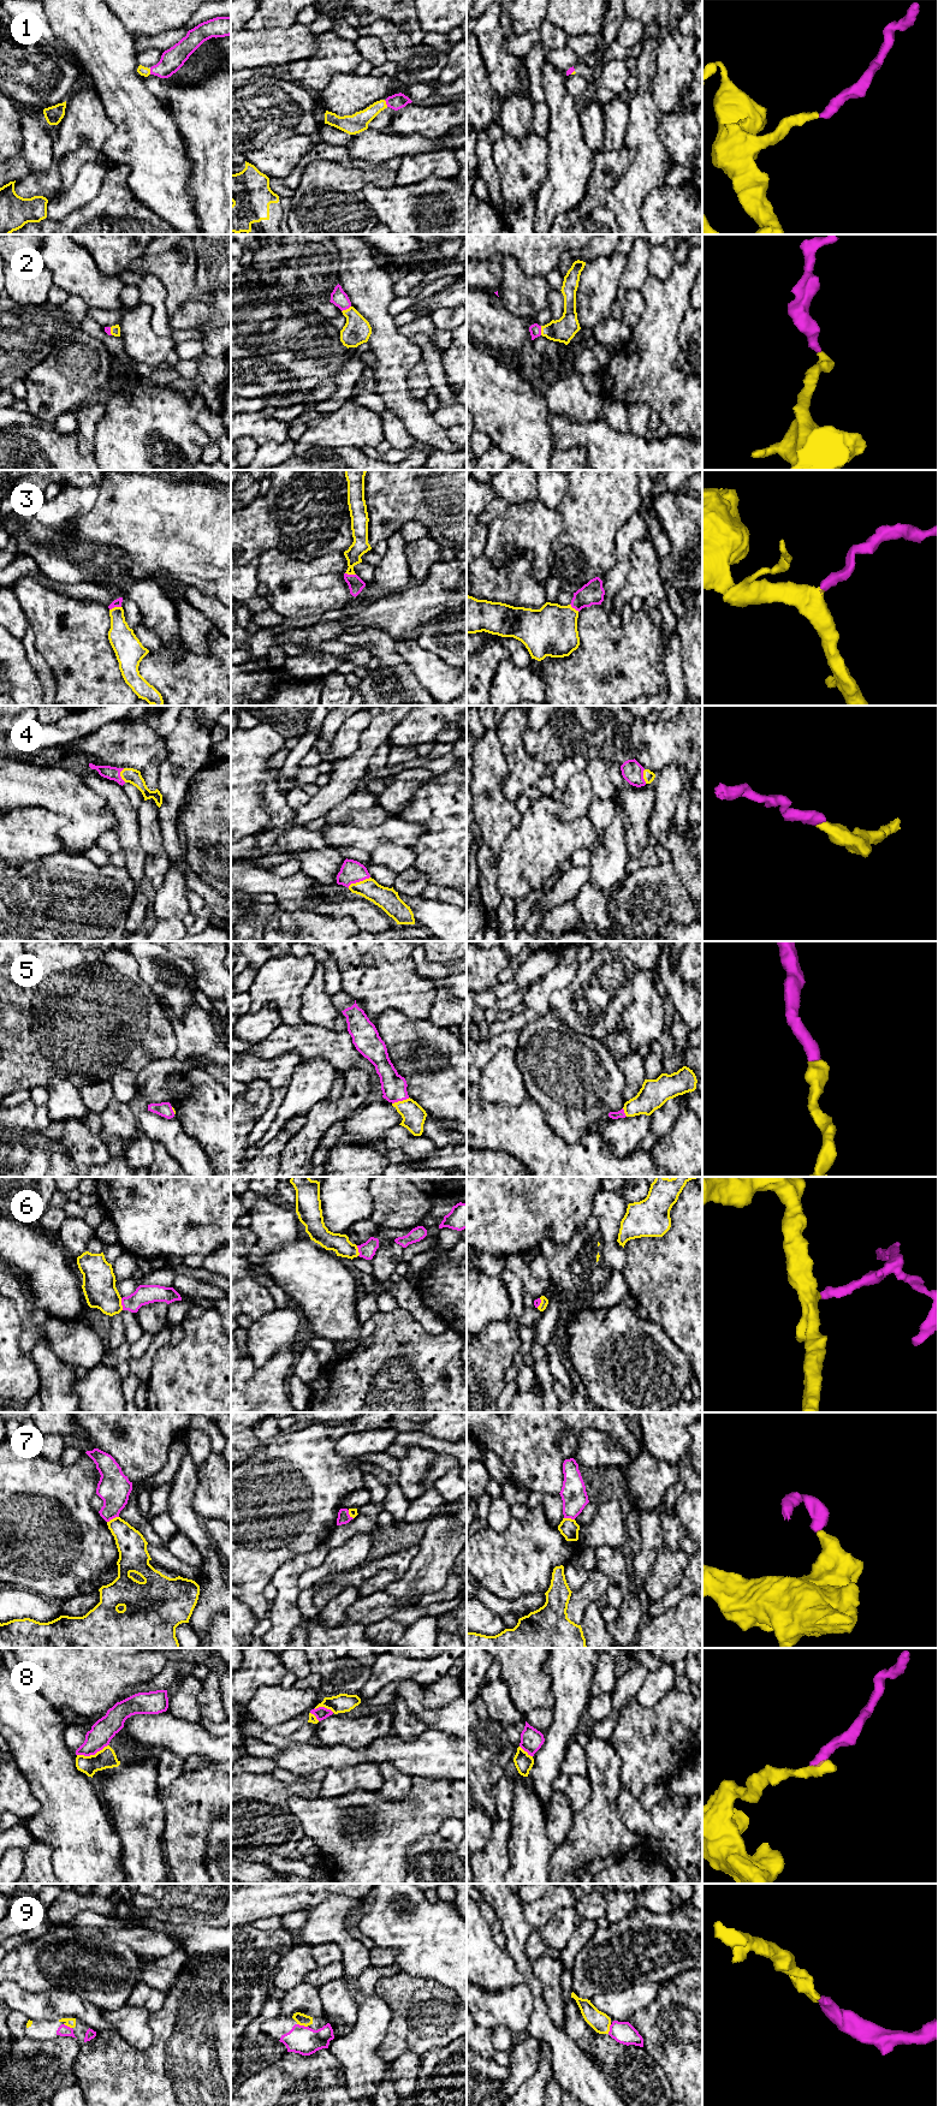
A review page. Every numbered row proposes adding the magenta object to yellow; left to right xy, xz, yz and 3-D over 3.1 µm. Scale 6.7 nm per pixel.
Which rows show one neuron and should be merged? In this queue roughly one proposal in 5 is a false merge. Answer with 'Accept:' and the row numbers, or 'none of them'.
Accept: 1, 2, 3, 4, 5, 6, 9

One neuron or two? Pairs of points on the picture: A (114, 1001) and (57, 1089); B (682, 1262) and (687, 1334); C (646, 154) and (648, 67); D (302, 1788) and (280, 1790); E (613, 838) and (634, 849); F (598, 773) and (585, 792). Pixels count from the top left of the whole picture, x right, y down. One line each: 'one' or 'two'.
A: two
B: one
C: one
D: one
E: two
F: two

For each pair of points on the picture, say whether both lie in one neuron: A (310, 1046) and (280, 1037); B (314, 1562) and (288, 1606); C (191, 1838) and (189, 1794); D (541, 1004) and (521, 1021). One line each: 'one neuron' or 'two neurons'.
A: one neuron
B: one neuron
C: one neuron
D: two neurons

